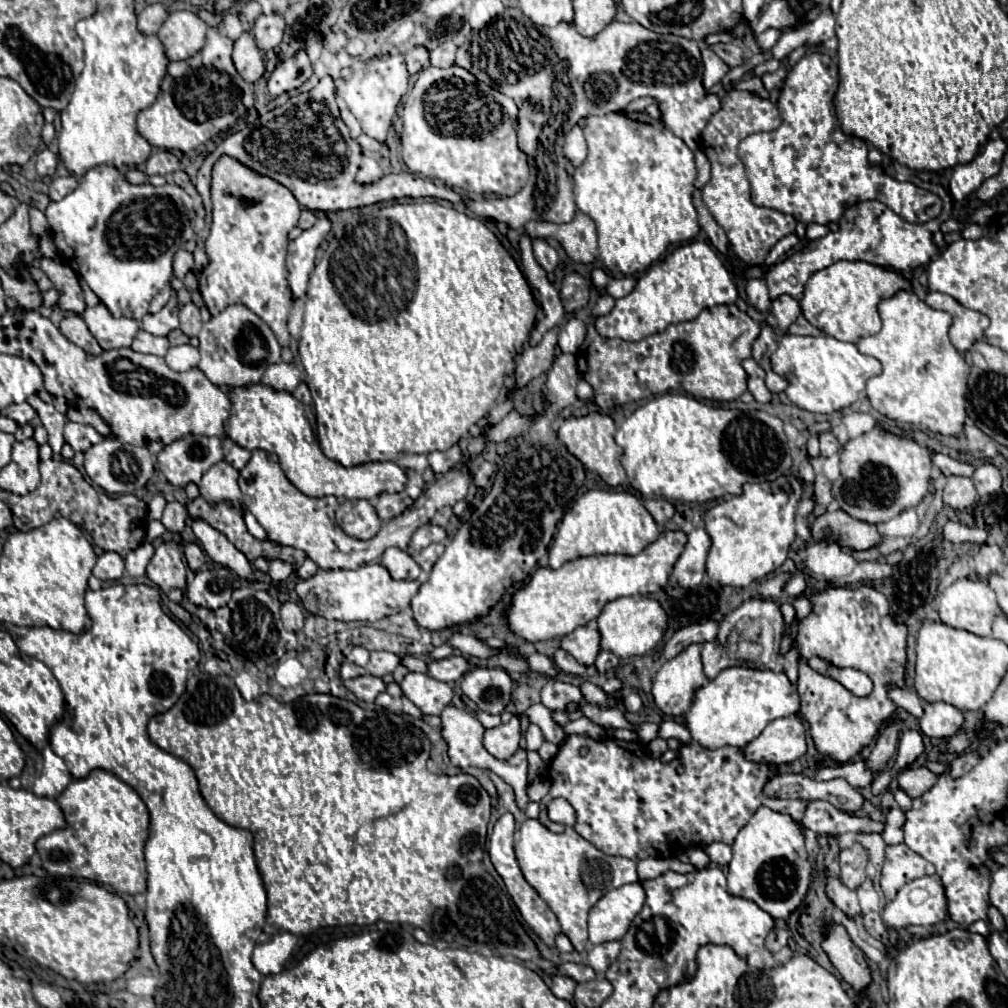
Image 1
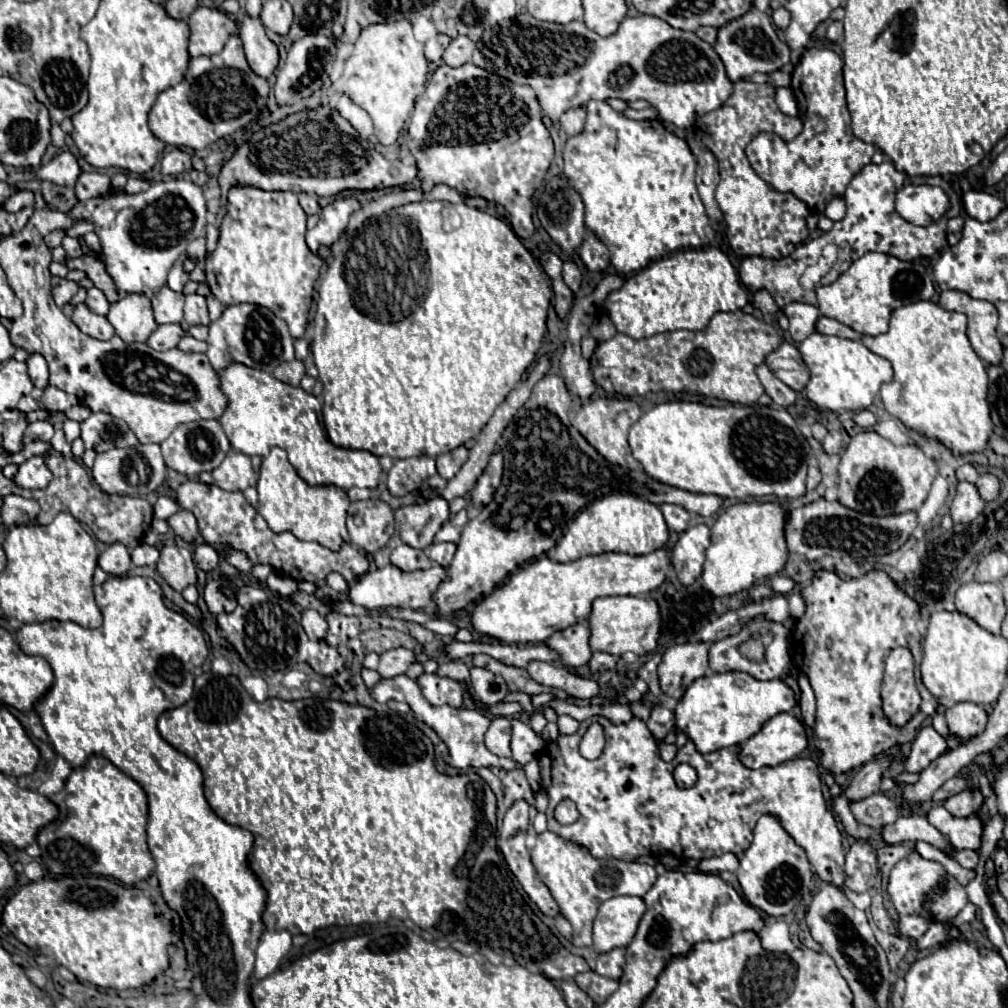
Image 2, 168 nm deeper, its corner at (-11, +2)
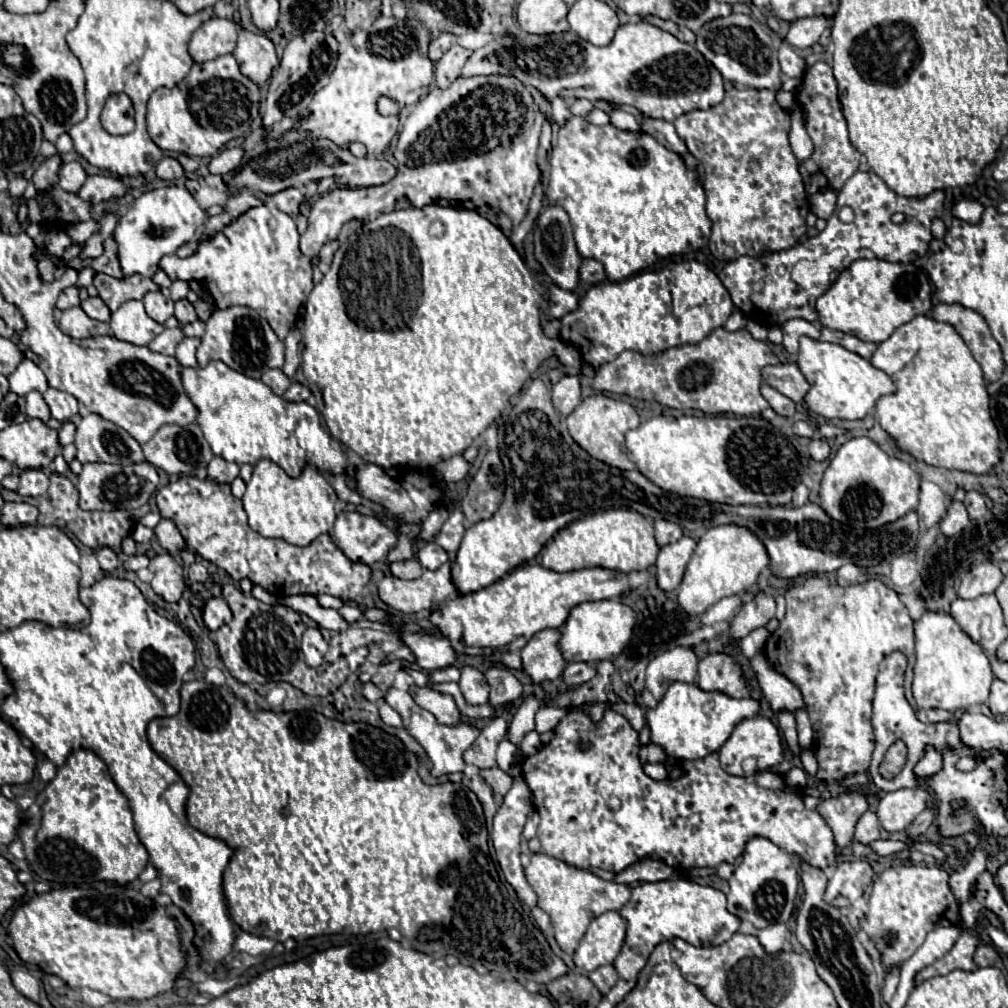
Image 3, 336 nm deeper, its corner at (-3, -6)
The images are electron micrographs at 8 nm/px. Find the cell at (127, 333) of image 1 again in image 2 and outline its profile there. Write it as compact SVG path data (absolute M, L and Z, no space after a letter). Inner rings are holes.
M127 295L121 301L113 303L107 319L113 325L115 335L119 335L125 343L145 343L157 327L153 321L151 301L145 295Z

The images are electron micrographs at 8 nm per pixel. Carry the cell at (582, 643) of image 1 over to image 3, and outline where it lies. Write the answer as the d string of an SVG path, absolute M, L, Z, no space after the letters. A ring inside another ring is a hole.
M545 629L533 635L521 649L521 661L523 673L529 675L535 685L561 677L565 659L559 651L559 631Z

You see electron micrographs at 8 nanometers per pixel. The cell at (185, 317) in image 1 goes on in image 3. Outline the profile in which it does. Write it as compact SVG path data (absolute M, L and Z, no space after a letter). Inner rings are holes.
M179 299L179 301L175 301L175 317L181 325L187 325L197 319L197 313L187 299Z

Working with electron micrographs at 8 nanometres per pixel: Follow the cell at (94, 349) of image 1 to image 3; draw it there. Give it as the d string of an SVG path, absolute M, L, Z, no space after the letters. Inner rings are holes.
M81 307L65 309L59 319L59 329L69 337L95 337L95 335L107 335L109 327L107 323L89 319L89 315Z

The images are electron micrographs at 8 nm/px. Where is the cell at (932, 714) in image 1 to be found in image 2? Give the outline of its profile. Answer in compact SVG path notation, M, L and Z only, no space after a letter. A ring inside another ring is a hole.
M957 703L945 711L949 733L959 739L969 739L985 729L987 711L975 703Z

